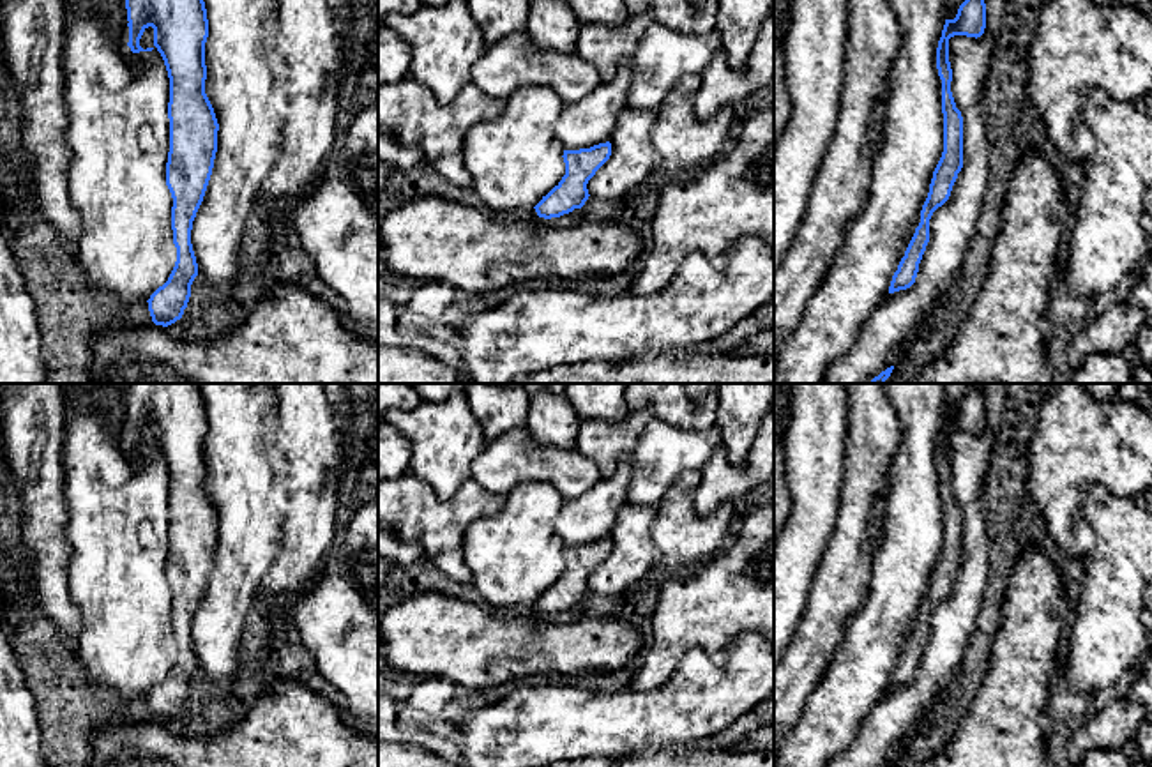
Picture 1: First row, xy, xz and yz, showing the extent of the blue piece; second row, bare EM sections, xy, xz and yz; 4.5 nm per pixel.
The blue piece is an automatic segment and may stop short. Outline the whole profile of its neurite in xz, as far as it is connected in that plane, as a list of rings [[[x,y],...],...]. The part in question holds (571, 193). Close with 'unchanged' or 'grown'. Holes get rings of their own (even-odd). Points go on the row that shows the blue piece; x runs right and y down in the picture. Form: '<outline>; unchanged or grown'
[[[599,143],[590,148],[564,150],[565,175],[534,207],[539,217],[551,219],[581,209],[588,200],[588,180],[610,159],[611,143]]]; unchanged

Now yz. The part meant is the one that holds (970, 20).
[[[965,0],[954,19],[945,19],[936,48],[936,69],[942,80],[942,113],[944,113],[944,152],[933,171],[928,198],[921,210],[921,223],[892,276],[889,293],[906,290],[915,283],[919,263],[929,242],[929,219],[942,207],[952,191],[958,173],[963,168],[963,117],[956,108],[951,81],[949,39],[954,35],[981,37],[986,28],[984,0]]]; unchanged

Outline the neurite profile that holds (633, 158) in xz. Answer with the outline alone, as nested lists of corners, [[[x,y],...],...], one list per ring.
[[[627,106],[610,136],[611,156],[588,180],[588,194],[601,200],[625,198],[657,170],[650,133],[657,111]]]

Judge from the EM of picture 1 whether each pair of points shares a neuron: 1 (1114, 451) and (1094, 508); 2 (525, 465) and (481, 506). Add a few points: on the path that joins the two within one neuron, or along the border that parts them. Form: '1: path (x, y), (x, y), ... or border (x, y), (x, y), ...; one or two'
1: border (1133, 497), (1115, 497), (1092, 485), (1078, 513); two
2: border (470, 478), (492, 493), (504, 497); two

